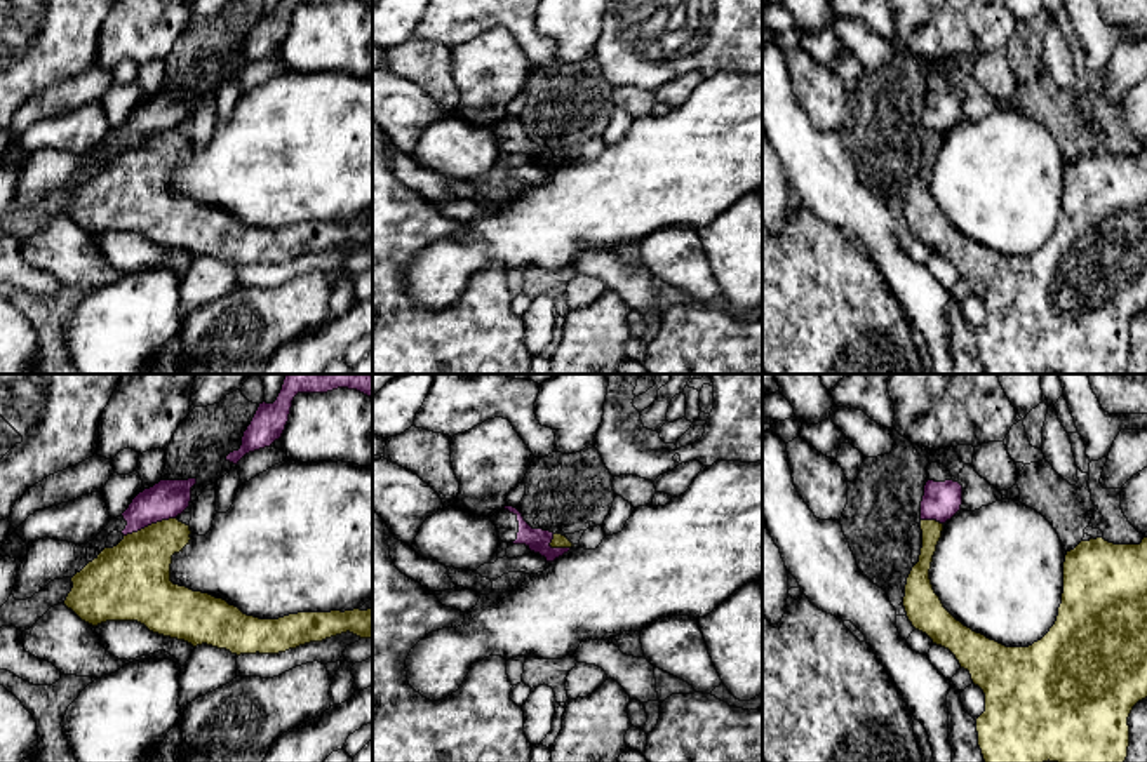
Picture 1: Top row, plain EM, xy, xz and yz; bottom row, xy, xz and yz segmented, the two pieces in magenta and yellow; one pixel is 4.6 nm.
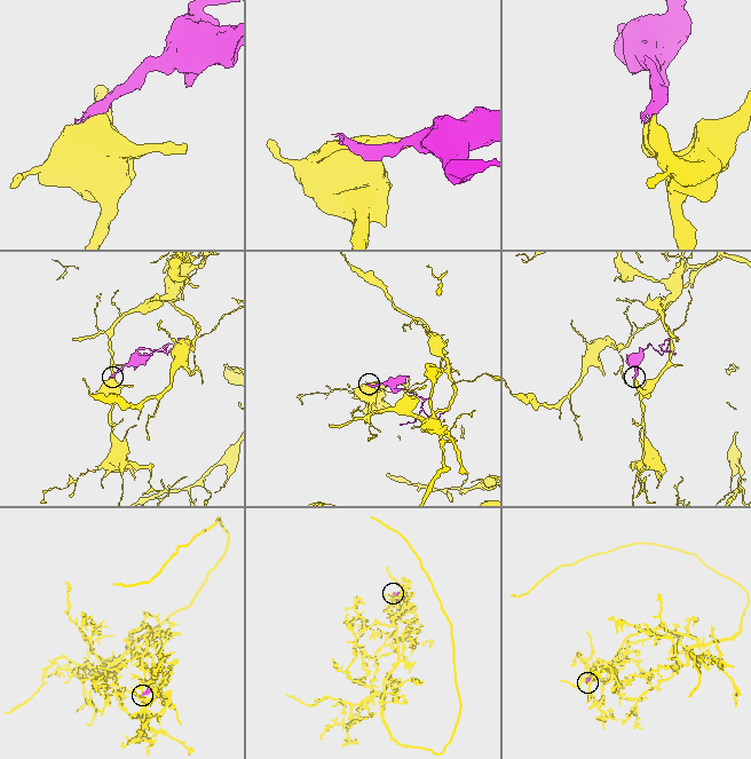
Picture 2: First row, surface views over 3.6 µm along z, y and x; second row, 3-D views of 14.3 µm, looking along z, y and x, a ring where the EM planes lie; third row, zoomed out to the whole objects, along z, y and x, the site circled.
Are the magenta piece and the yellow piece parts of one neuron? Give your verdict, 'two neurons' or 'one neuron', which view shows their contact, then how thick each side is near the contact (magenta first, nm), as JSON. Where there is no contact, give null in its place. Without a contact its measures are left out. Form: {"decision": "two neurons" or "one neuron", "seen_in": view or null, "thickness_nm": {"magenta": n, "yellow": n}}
{"decision": "two neurons", "seen_in": "xy", "thickness_nm": {"magenta": 180, "yellow": 340}}

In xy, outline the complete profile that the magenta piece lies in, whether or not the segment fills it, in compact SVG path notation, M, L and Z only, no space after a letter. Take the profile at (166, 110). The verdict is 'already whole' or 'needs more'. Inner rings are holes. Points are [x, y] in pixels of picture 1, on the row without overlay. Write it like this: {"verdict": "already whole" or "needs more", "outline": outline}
{"verdict": "needs more", "outline": "M197 89L160 90L153 97L144 99L132 110L120 127L110 129L108 136L87 155L75 155L50 148L35 151L17 181L12 200L14 209L31 209L50 191L73 188L89 174L87 158L96 158L101 164L113 141L127 146L151 134L176 129L184 124L190 117L191 97L195 94Z"}

